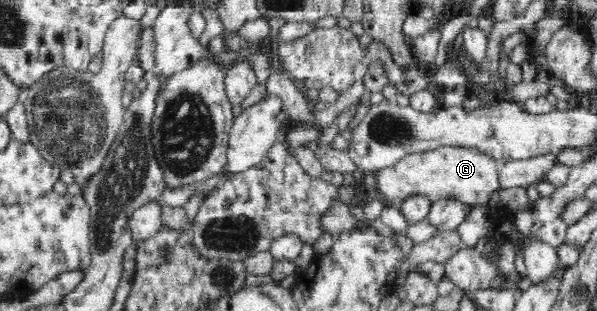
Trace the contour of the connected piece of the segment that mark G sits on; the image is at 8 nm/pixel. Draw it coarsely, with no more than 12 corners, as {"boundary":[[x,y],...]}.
{"boundary":[[441,146],[377,171],[386,204],[412,195],[485,205],[501,163]]}

